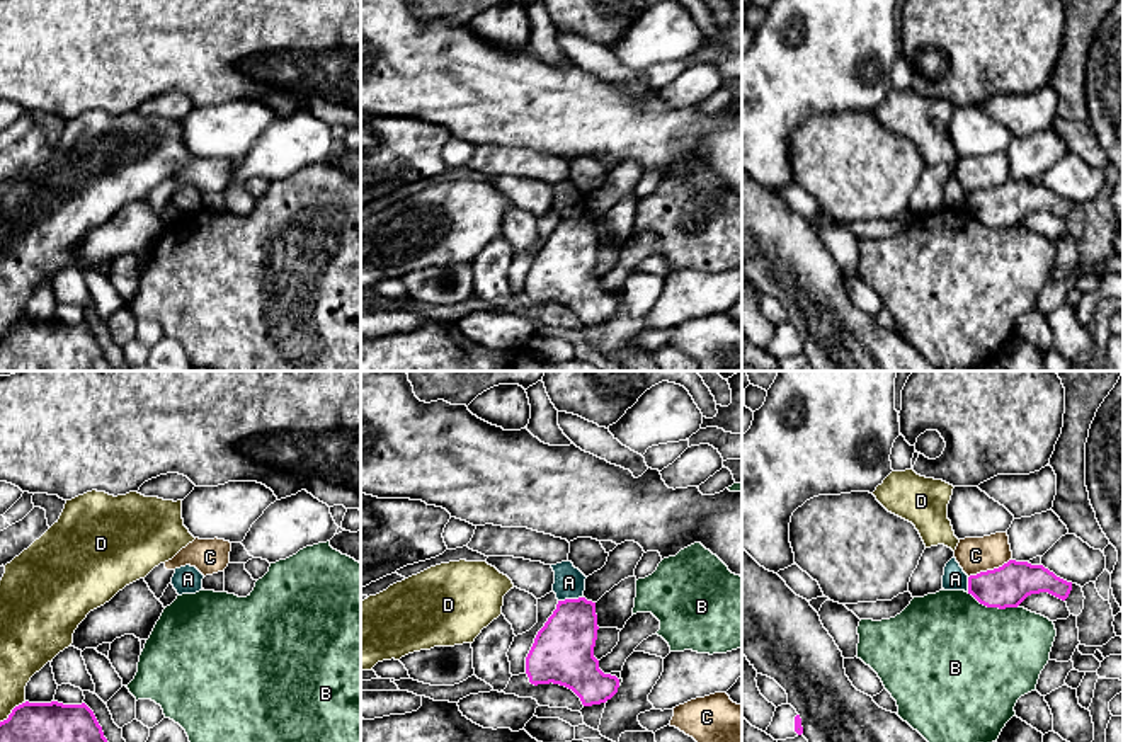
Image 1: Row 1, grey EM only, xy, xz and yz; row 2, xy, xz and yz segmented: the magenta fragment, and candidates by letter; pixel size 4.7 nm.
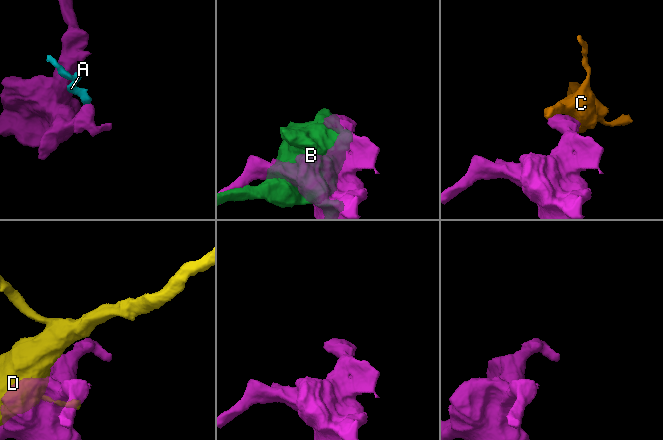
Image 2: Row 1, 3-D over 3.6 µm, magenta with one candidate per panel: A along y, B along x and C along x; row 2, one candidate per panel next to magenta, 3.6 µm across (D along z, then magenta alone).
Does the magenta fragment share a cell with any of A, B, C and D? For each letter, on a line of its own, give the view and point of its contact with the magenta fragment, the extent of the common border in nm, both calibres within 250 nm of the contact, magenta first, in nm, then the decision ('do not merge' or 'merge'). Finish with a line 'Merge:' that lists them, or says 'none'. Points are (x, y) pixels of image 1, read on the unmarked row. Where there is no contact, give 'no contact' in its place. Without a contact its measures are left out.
A: contact xz (570, 218); length 120 nm; calibres 280 and 140 nm; do not merge
B: contact yz (992, 225); length 260 nm; calibres 200 and 480 nm; do not merge
C: contact yz (989, 189); length 220 nm; calibres 200 and 170 nm; do not merge
D: contact xy (12, 329); length 160 nm; calibres 440 and 190 nm; do not merge
Merge: none

